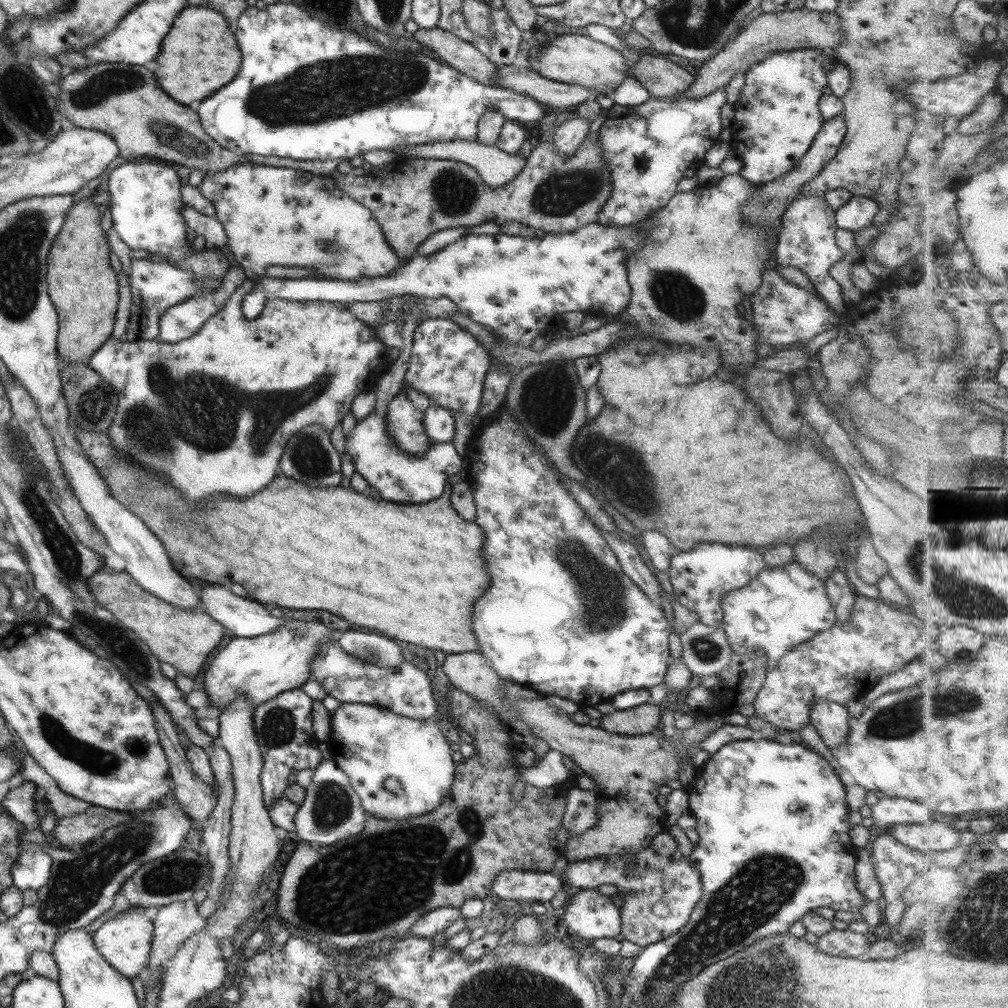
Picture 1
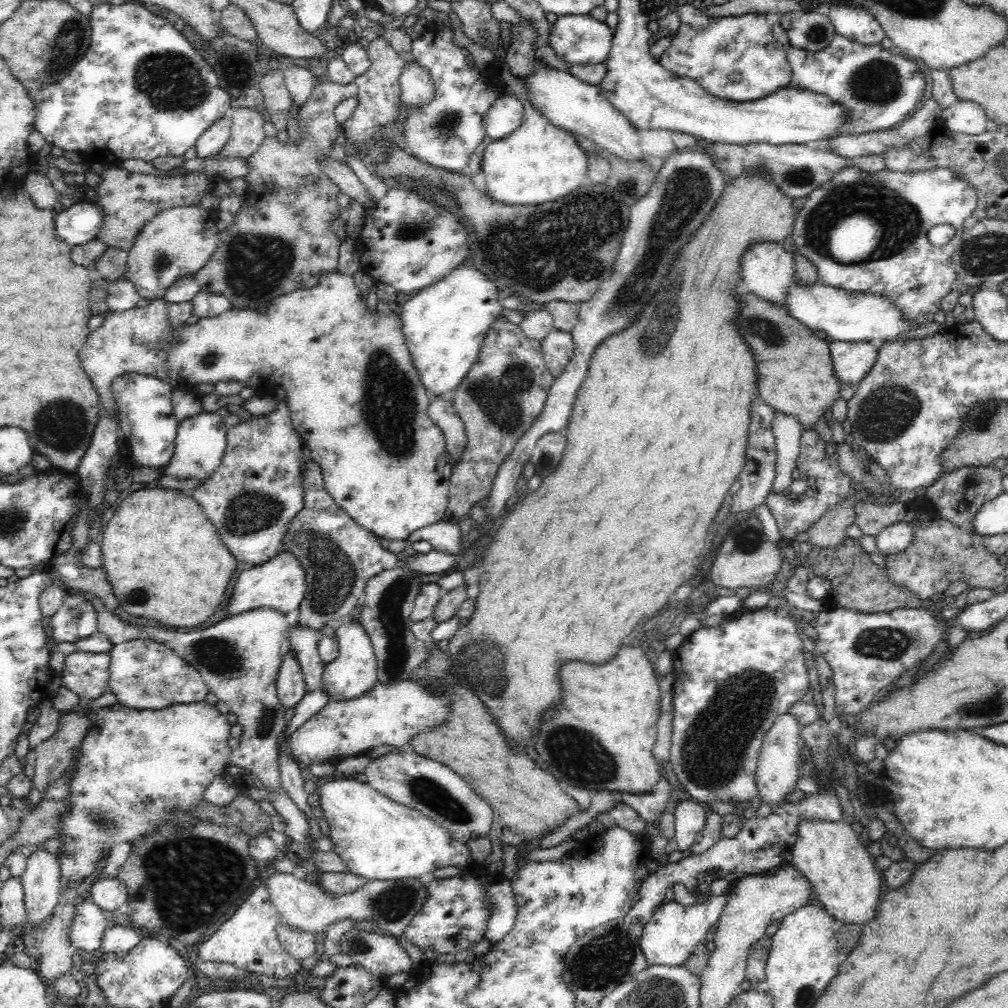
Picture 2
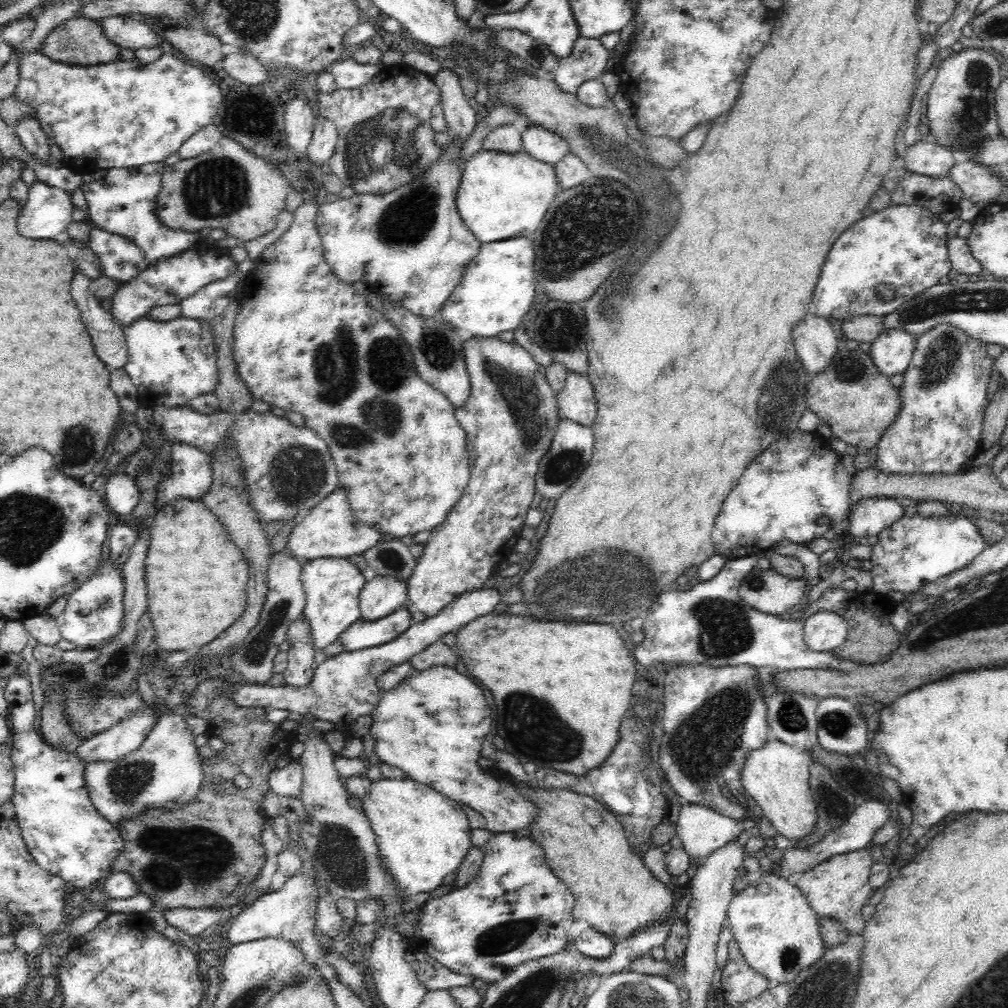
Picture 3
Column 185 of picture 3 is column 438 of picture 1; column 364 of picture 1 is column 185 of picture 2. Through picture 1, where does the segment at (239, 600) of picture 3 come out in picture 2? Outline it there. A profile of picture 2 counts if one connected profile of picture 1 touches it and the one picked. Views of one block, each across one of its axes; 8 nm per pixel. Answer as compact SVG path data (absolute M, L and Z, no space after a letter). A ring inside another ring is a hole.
M169 488L141 489L125 498L115 510L112 520L108 522L108 528L106 528L104 540L102 540L101 554L104 555L103 568L108 574L108 583L112 585L119 605L130 615L142 616L142 618L148 618L148 620L158 620L160 626L198 626L198 624L204 624L218 610L218 606L222 604L226 588L228 588L228 582L232 580L234 570L237 567L235 558L232 557L230 550L222 544L215 526L207 520L206 515L204 515L194 497L189 492Z

